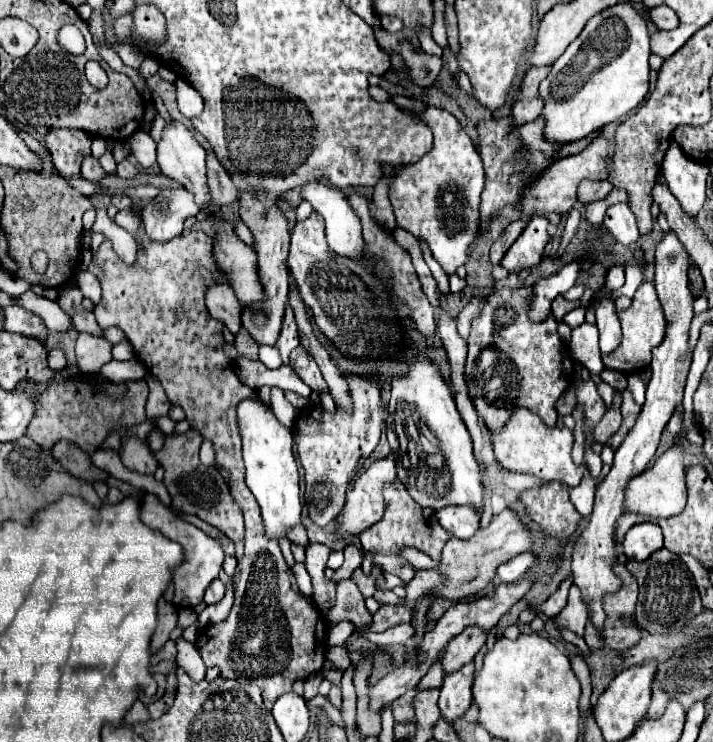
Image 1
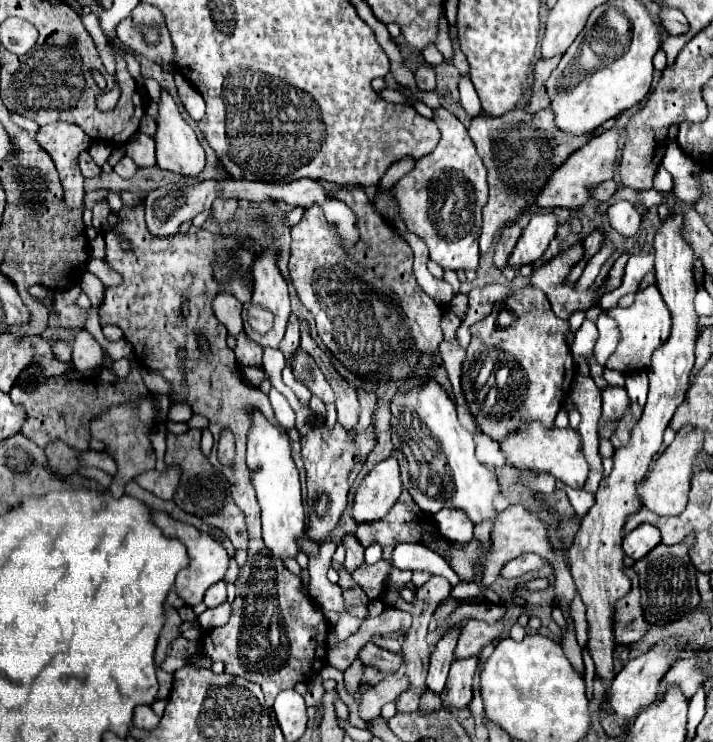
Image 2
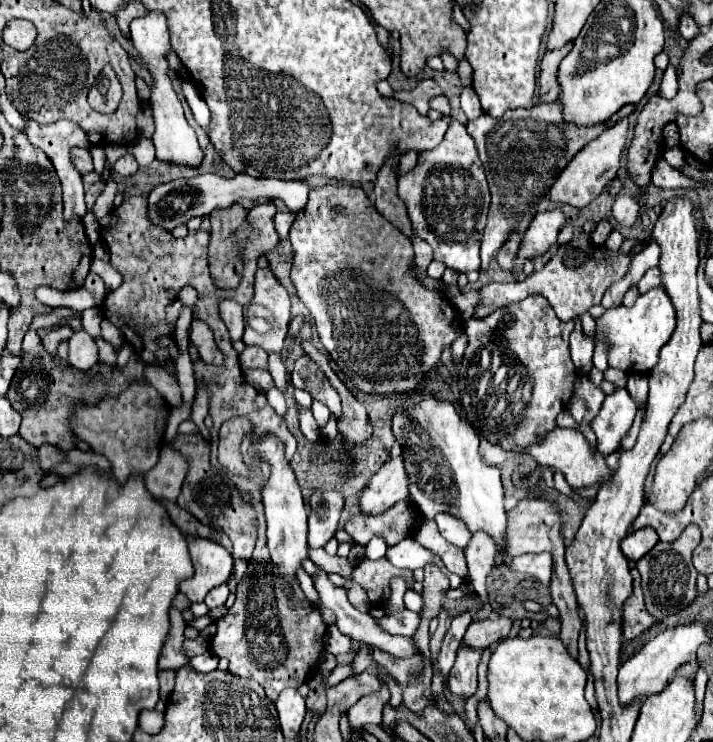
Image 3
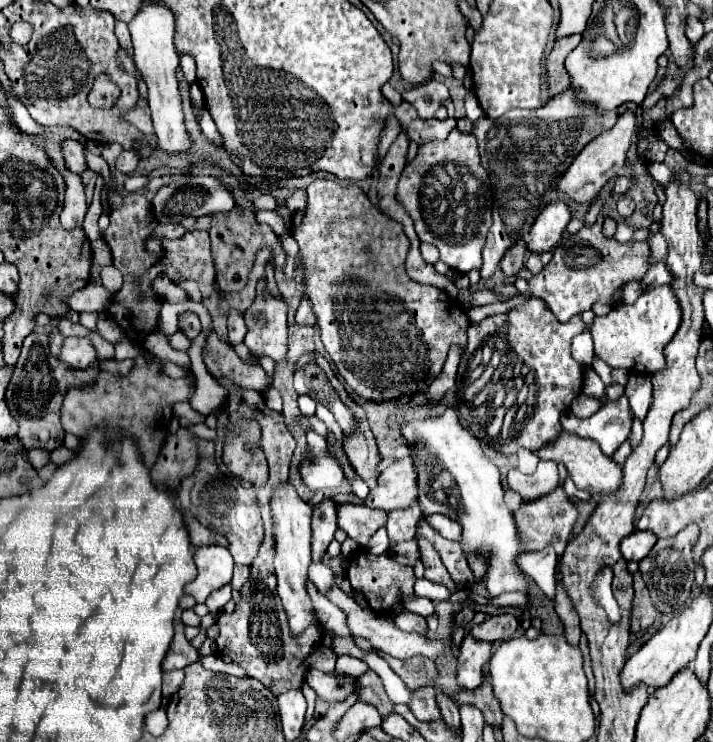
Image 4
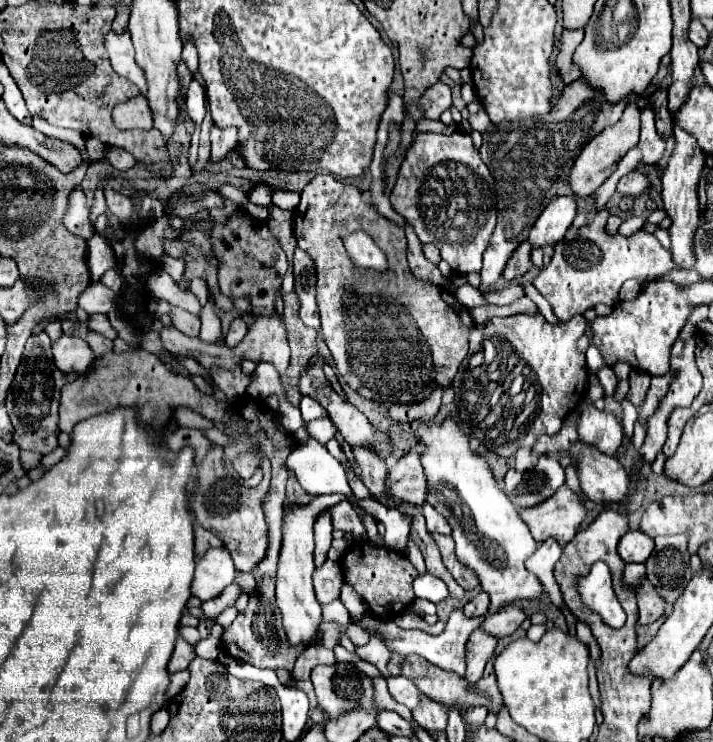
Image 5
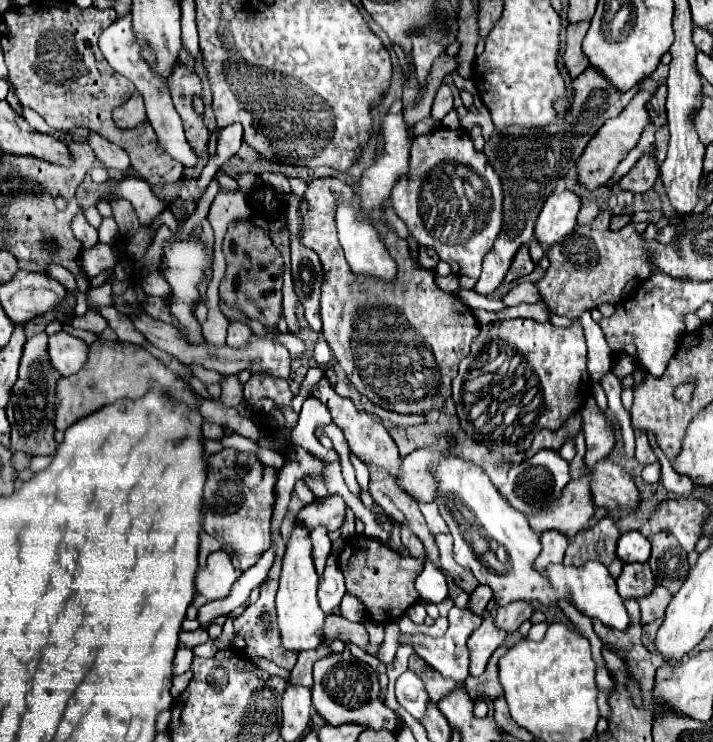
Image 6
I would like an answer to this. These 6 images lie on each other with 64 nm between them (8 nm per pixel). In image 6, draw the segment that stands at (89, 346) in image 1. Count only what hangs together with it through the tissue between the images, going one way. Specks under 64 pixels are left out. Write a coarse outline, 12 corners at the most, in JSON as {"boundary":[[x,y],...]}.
{"boundary":[[66,332],[48,336],[50,364],[76,374],[88,346]]}

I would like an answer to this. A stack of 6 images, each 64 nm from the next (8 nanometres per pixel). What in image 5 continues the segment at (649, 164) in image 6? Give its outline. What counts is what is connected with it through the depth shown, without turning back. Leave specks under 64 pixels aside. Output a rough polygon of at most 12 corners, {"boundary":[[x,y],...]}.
{"boundary":[[646,170],[620,178],[620,194],[640,196],[650,190]]}

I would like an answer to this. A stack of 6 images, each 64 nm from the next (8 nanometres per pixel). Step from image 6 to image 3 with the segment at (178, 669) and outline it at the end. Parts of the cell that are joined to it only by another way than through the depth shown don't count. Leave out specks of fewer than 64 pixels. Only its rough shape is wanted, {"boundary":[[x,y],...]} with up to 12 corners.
{"boundary":[[176,608],[170,612],[170,636],[164,644],[160,670],[188,666],[182,648],[186,622]]}

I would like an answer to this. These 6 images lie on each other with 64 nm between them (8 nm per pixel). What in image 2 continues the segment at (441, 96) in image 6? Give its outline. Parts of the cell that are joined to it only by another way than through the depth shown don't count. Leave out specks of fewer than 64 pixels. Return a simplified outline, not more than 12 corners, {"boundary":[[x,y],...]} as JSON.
{"boundary":[[418,68],[416,84],[422,92],[436,90],[434,68]]}

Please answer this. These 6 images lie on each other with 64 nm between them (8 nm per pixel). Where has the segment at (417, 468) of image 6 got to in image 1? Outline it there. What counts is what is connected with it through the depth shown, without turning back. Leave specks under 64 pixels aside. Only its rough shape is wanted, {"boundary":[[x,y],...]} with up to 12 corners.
{"boundary":[[392,458],[376,460],[348,490],[342,534],[360,534],[384,514]]}

